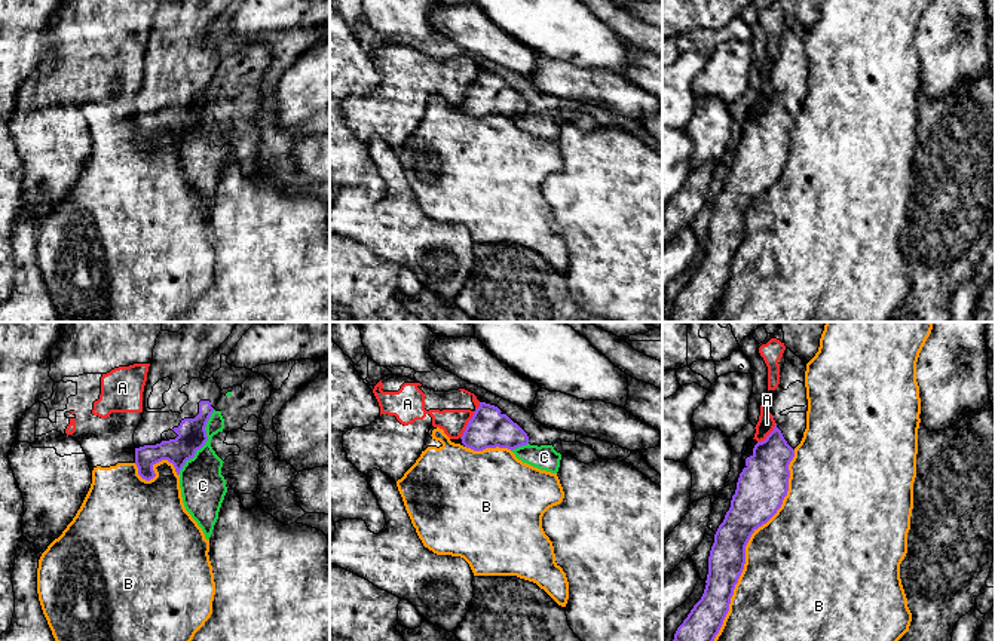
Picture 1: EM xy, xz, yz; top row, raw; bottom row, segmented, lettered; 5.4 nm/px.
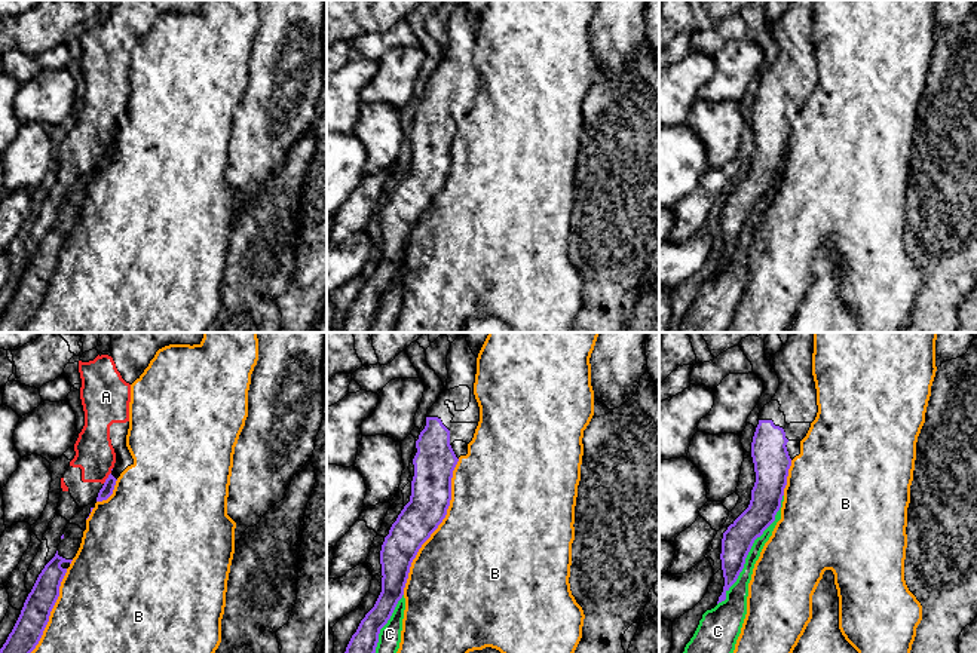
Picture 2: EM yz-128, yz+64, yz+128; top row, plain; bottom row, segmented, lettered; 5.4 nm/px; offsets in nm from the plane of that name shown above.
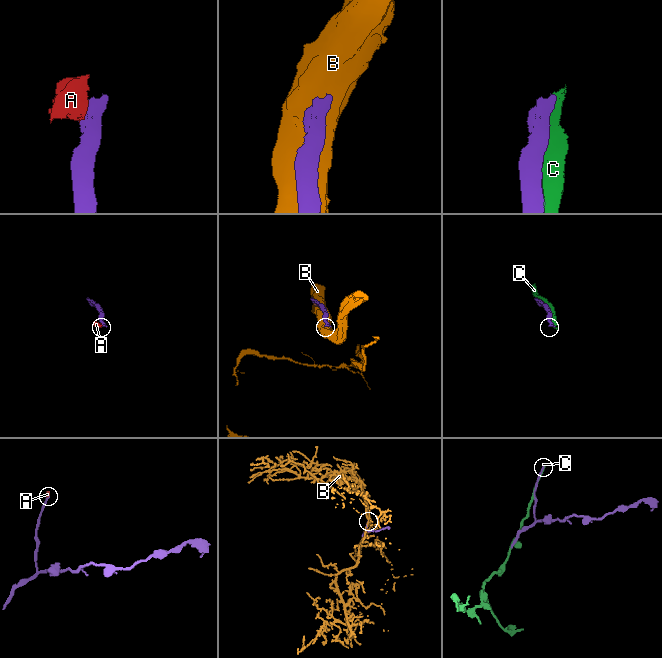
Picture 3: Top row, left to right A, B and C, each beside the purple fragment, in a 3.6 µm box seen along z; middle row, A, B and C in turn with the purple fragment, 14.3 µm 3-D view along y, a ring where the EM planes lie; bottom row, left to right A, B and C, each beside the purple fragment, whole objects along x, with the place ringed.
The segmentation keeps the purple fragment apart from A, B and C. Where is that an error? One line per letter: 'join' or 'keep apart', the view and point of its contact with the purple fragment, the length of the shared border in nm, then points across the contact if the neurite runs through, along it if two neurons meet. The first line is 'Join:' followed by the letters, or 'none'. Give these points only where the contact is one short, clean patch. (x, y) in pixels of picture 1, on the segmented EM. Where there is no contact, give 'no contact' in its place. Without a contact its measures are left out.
Join: none
A: keep apart; meets purple in xz at (470, 420); contact 220 nm long; border along xz (480, 402), (461, 438)
B: keep apart; meets purple in yz at (746, 545); contact 1100 nm long
C: keep apart; meets purple in xy at (205, 441); contact 400 nm long

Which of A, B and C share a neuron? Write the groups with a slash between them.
A / B / C

